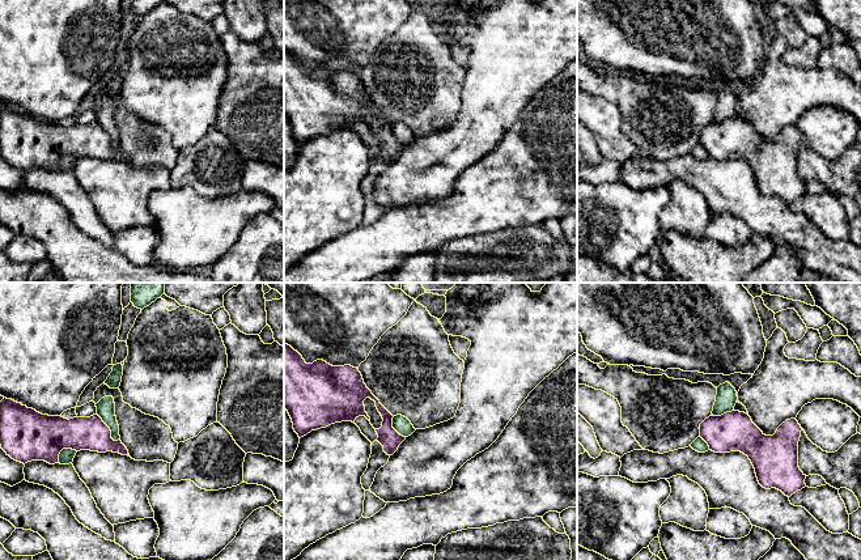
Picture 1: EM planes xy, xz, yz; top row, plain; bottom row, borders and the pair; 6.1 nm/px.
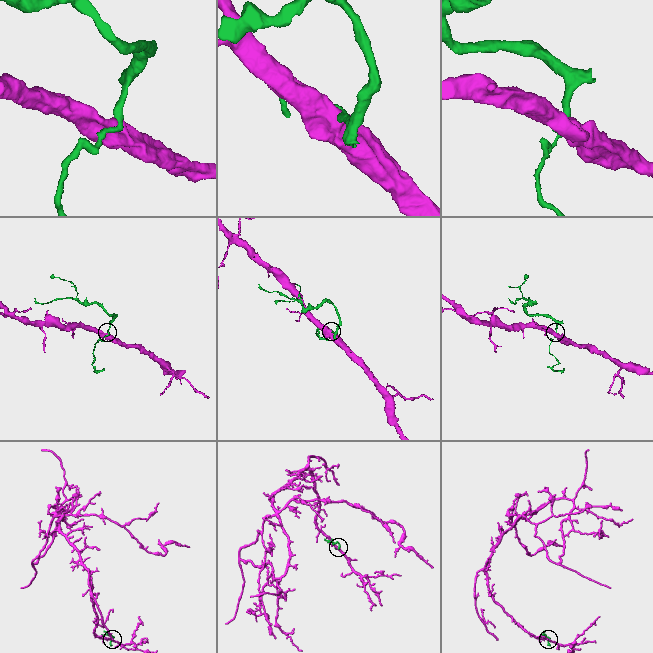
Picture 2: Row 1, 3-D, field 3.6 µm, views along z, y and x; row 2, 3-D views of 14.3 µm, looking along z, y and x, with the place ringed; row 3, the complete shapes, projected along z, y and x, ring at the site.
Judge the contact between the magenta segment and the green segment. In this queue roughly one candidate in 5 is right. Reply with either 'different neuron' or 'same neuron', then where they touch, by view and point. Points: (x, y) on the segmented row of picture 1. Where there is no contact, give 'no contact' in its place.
different neuron | xy (109, 428)

